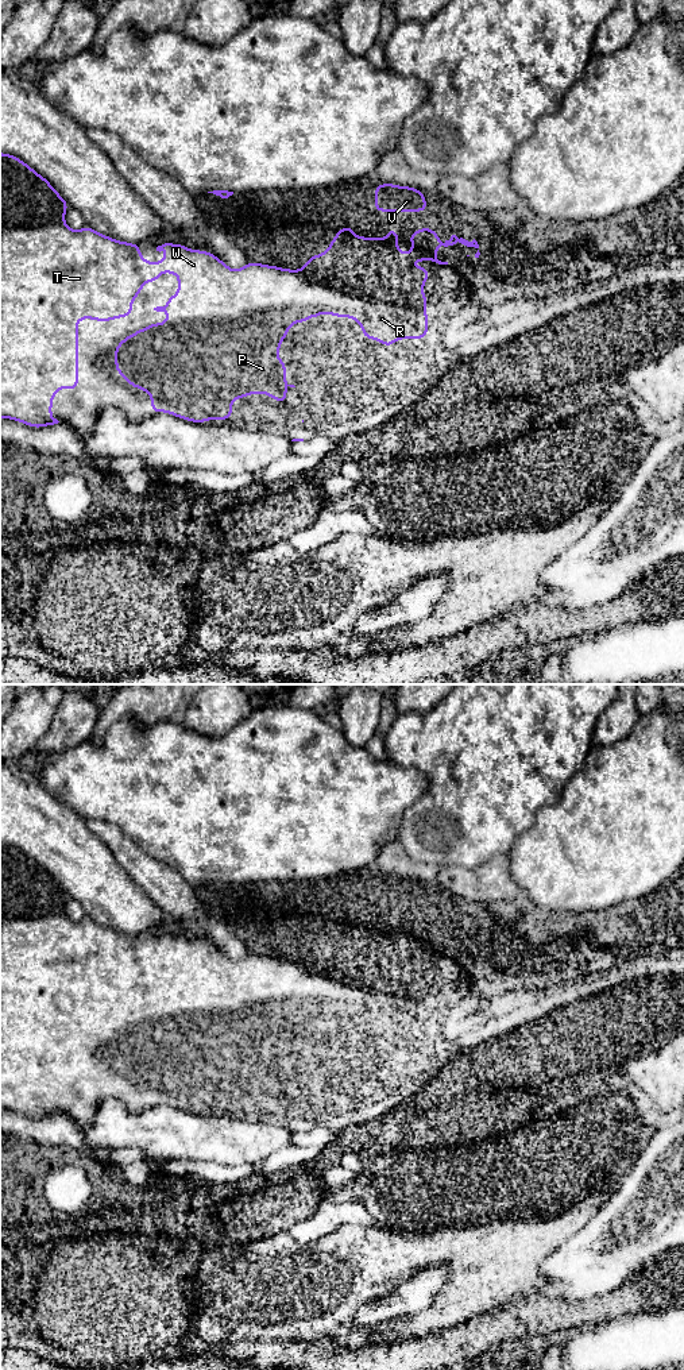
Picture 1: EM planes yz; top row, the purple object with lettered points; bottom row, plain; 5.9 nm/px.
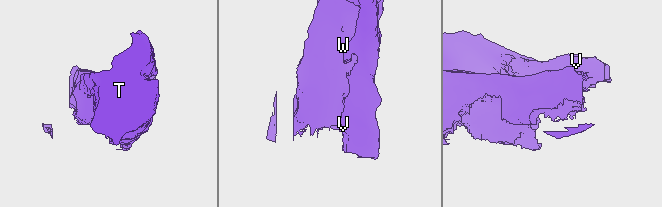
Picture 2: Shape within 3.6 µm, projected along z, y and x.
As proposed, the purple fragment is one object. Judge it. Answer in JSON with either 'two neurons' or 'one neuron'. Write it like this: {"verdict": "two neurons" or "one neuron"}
{"verdict": "two neurons"}

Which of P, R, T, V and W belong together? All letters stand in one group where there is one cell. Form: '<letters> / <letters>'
P R T W / V

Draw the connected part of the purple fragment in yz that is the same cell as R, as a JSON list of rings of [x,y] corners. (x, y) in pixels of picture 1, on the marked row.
[[[54,223],[45,227],[0,227],[0,418],[11,418],[20,421],[28,427],[42,428],[58,424],[57,418],[51,417],[53,397],[62,387],[69,390],[78,389],[78,327],[77,321],[81,319],[93,319],[101,323],[115,320],[119,317],[132,316],[132,300],[140,296],[140,289],[147,281],[159,282],[159,273],[173,273],[178,275],[178,294],[169,296],[166,306],[156,306],[154,310],[166,312],[169,320],[166,323],[148,324],[144,329],[138,329],[134,335],[127,335],[115,347],[115,368],[119,375],[125,378],[131,387],[139,387],[151,394],[152,414],[165,410],[175,417],[204,424],[206,420],[231,420],[232,418],[232,400],[247,398],[250,393],[268,394],[270,398],[279,402],[287,401],[286,387],[295,387],[286,383],[286,362],[277,358],[277,352],[282,348],[281,343],[286,339],[293,323],[306,323],[309,317],[318,317],[329,312],[333,317],[352,317],[362,324],[362,333],[366,339],[378,340],[386,347],[391,347],[398,339],[426,339],[428,336],[428,317],[429,314],[420,308],[401,309],[393,300],[370,300],[366,294],[351,294],[332,285],[318,283],[312,277],[282,269],[277,266],[248,262],[241,269],[233,271],[221,259],[209,251],[189,250],[183,244],[165,243],[156,247],[156,251],[166,251],[167,256],[159,259],[156,265],[151,265],[148,259],[140,256],[140,244],[125,243],[109,236],[105,236],[89,225],[80,231],[70,229],[65,223]]]

